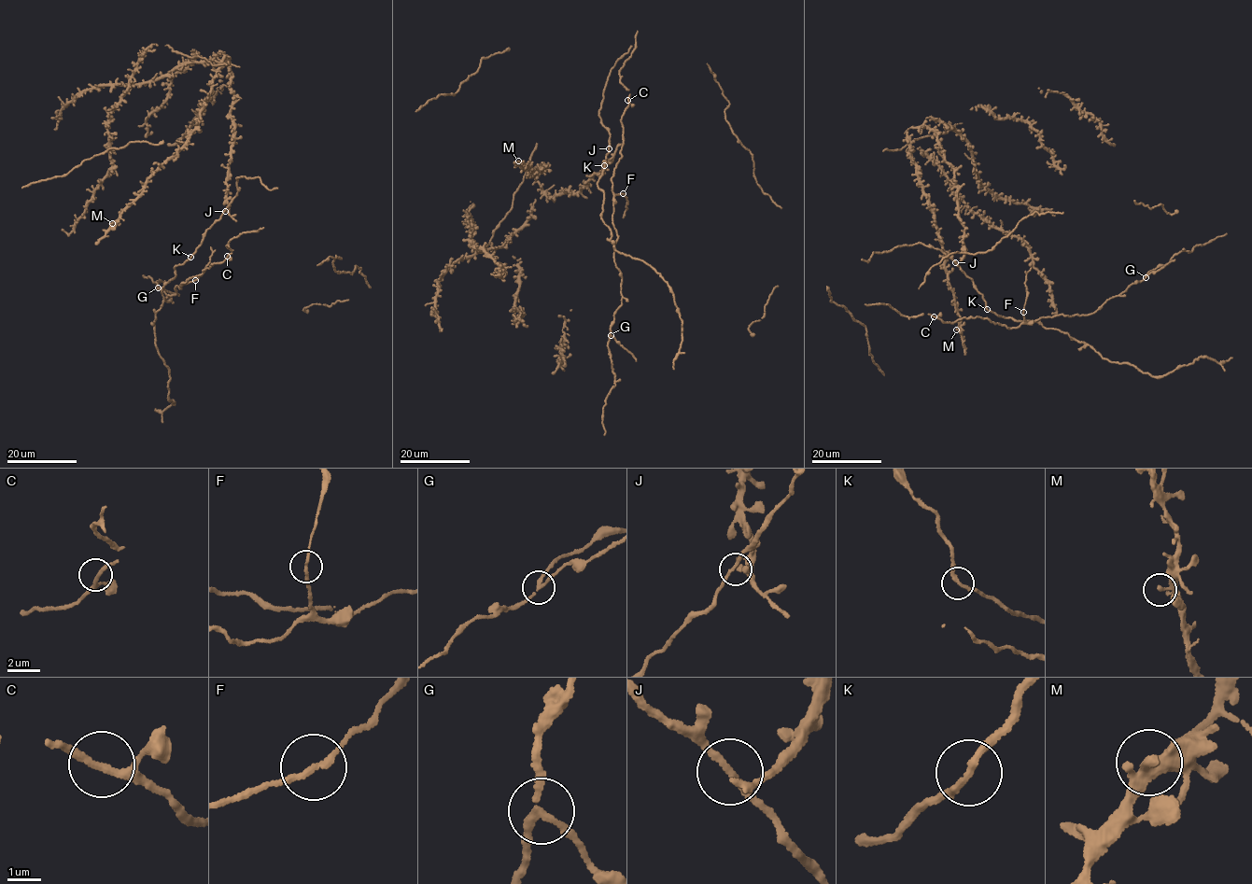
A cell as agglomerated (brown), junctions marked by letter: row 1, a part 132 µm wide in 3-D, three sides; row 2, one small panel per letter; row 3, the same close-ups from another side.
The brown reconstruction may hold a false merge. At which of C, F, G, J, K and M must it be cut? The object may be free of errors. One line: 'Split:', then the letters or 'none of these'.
Split: G

